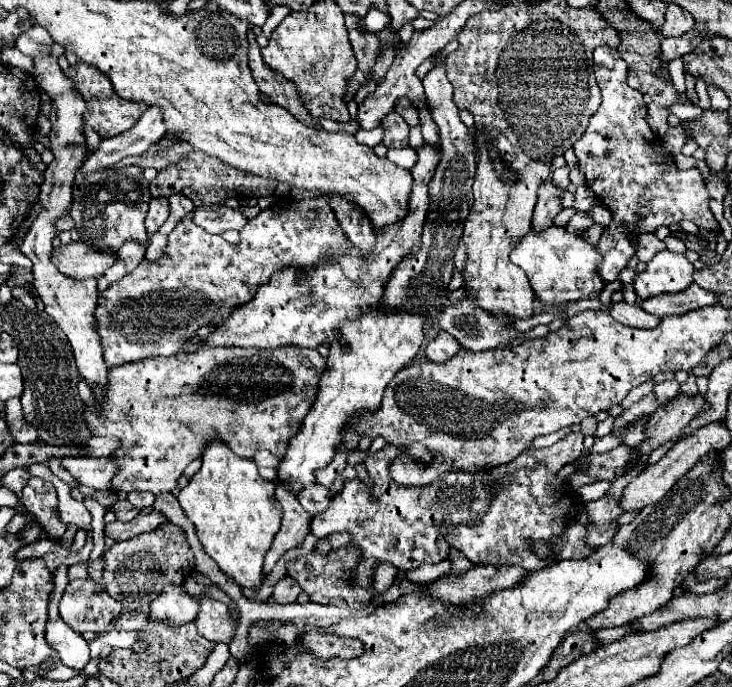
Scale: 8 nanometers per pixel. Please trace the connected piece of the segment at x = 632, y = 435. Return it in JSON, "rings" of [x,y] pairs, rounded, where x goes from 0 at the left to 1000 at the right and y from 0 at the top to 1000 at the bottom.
{"rings":[[[878,607],[878,610],[873,610],[865,622],[857,622],[857,624],[854,624],[854,630],[851,630],[851,636],[848,636],[851,648],[870,651],[873,645],[878,645],[878,642],[884,639],[884,633],[881,633],[881,619],[884,619],[884,610],[887,610],[887,607]]]}

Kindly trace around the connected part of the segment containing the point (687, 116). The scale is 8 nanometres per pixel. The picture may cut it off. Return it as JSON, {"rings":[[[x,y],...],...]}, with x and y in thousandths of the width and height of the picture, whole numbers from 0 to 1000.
{"rings":[[[940,148],[936,151],[919,151],[913,157],[913,163],[925,169],[930,176],[947,175],[959,166],[959,159],[951,153],[949,154]]]}

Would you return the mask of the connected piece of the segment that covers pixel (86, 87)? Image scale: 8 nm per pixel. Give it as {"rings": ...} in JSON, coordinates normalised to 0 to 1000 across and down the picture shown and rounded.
{"rings":[[[102,92],[97,95],[92,103],[89,103],[92,112],[100,112],[100,121],[102,121],[102,130],[111,135],[111,141],[116,144],[116,164],[113,164],[113,173],[116,179],[122,179],[141,202],[146,199],[157,199],[173,188],[179,188],[193,164],[201,159],[201,153],[195,150],[179,150],[179,147],[171,147],[165,141],[160,141],[160,135],[154,132],[152,127],[152,118],[146,115],[143,106],[138,106],[133,98],[127,95],[119,95],[119,92]]]}

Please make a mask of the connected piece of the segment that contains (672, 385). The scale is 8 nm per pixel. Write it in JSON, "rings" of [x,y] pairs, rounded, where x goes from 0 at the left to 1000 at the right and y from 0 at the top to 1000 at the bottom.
{"rings":[[[911,552],[911,555],[898,557],[892,569],[895,569],[895,575],[898,575],[898,584],[900,584],[900,587],[908,587],[908,584],[925,578],[928,563],[930,563],[930,560],[928,560],[922,552]]]}

